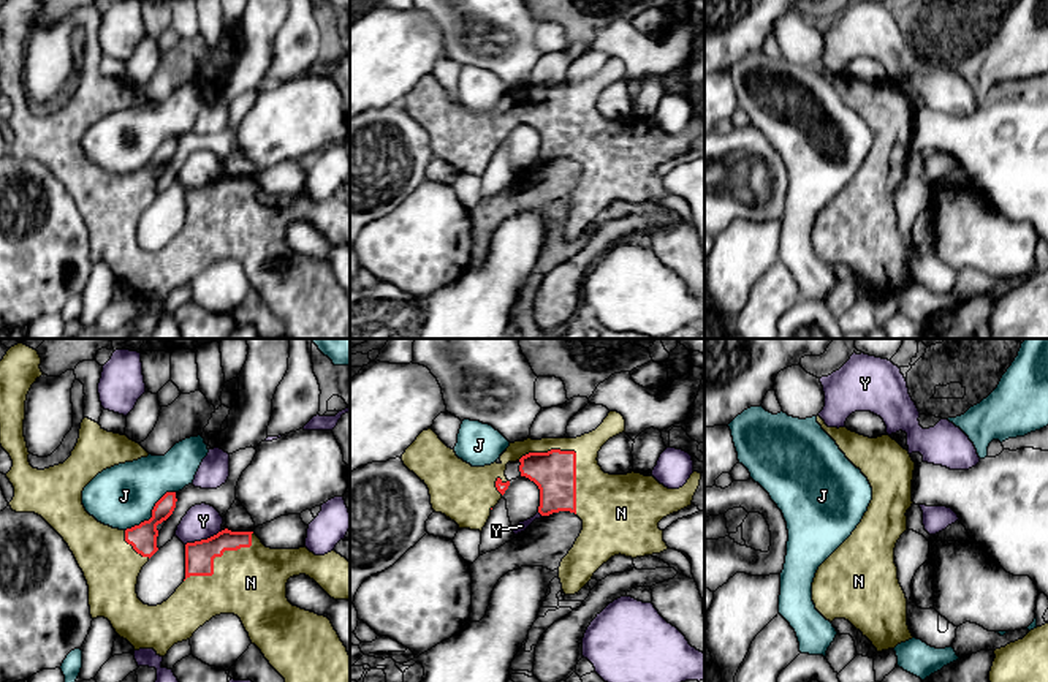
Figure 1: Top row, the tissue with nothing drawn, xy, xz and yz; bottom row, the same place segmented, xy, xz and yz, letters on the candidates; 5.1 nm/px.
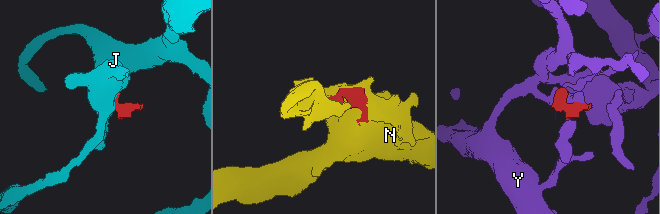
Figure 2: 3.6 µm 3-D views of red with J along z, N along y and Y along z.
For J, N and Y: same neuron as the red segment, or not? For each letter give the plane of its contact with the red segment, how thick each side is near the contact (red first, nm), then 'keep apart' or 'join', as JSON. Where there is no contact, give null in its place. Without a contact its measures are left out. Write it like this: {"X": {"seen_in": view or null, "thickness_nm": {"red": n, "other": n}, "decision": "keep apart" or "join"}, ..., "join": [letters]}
{"J": {"seen_in": "xy", "thickness_nm": {"red": 140, "other": 320}, "decision": "keep apart"}, "N": {"seen_in": "xz", "thickness_nm": {"red": 220, "other": 260}, "decision": "join"}, "Y": {"seen_in": "xy", "thickness_nm": {"red": 150, "other": 180}, "decision": "keep apart"}, "join": ["N"]}

